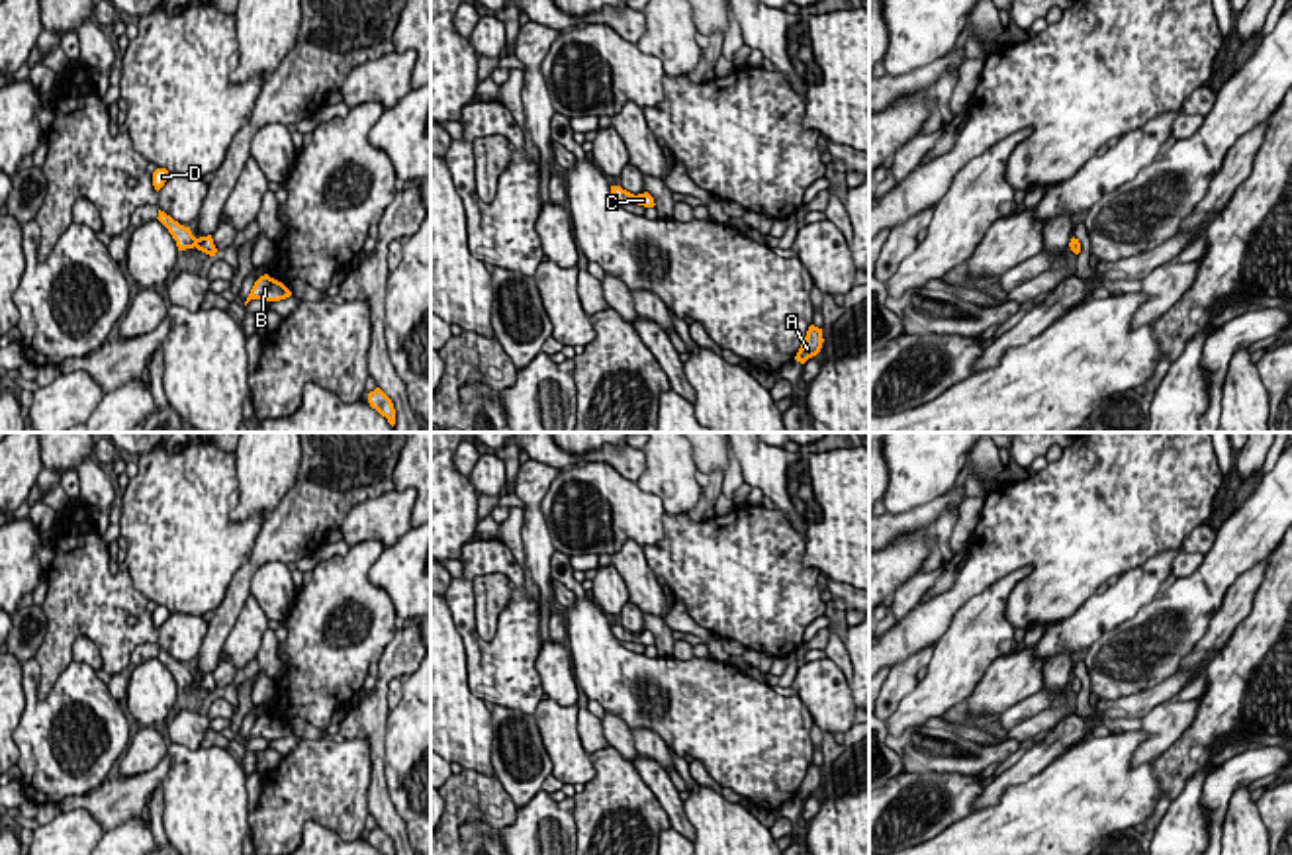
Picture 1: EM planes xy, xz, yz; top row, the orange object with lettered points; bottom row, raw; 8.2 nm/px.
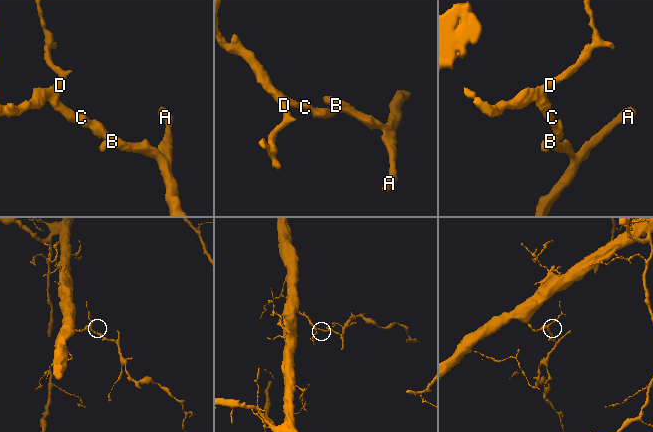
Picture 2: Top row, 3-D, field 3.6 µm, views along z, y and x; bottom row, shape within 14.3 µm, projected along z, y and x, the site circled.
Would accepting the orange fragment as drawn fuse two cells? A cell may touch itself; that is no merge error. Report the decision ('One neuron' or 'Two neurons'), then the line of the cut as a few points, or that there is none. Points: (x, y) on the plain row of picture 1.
One neuron. No split

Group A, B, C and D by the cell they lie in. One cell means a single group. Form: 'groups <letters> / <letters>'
groups A B C D

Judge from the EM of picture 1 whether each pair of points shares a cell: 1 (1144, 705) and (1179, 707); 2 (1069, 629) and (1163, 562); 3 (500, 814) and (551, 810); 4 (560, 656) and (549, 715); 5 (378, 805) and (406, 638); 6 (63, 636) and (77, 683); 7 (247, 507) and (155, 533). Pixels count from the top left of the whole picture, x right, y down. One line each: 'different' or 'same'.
1: different
2: same
3: different
4: different
5: same
6: different
7: different

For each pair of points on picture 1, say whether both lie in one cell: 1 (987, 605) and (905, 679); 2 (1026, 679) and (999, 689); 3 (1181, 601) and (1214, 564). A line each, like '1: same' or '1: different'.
1: different
2: same
3: same

